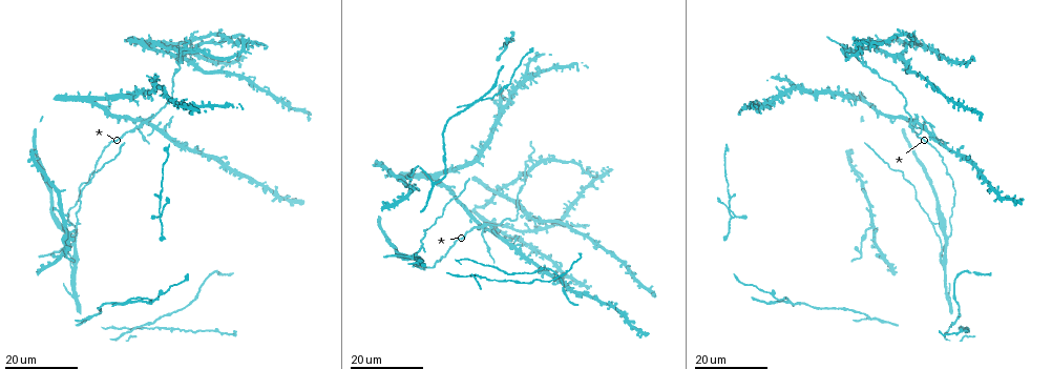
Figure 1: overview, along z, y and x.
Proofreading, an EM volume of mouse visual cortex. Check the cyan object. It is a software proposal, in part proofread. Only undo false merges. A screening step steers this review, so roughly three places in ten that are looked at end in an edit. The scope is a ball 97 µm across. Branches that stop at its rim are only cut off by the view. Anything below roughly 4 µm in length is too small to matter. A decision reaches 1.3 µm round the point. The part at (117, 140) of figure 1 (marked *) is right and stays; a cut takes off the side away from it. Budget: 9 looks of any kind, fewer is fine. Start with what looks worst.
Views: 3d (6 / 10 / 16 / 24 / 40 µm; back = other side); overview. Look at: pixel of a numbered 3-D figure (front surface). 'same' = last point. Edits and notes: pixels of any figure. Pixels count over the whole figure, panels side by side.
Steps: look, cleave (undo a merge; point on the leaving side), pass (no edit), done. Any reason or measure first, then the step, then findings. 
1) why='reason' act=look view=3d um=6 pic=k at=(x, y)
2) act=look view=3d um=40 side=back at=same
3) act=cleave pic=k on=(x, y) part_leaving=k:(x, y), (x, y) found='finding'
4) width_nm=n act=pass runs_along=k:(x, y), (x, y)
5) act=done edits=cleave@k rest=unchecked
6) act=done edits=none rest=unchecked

act=look view=3d um=24 pic=1 at=(935, 132)

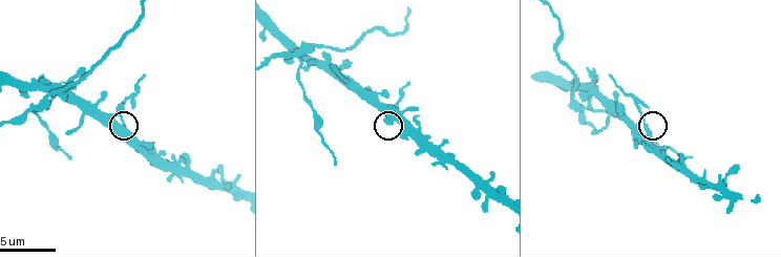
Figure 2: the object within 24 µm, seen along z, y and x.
act=look view=3d um=10 pic=2 at=(648, 128)

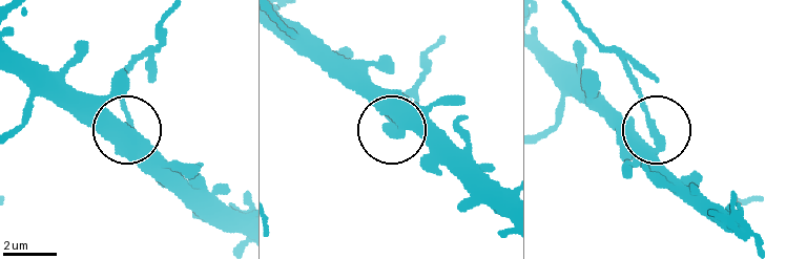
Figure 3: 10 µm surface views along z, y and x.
act=cleave pic=3 on=(125, 109) part_leaving=3:(656, 146), (638, 81), (581, 19) found='a second cell is stuck on'

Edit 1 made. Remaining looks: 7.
why='four-way junction' act=look view=3d um=16 pic=1 at=(530, 161)

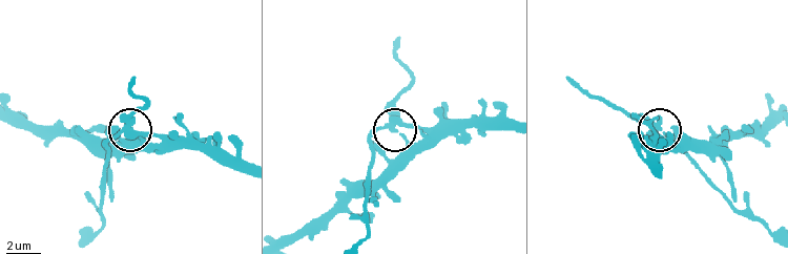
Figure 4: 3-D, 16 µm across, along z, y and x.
act=look view=3d um=10 pic=4 at=(131, 129)

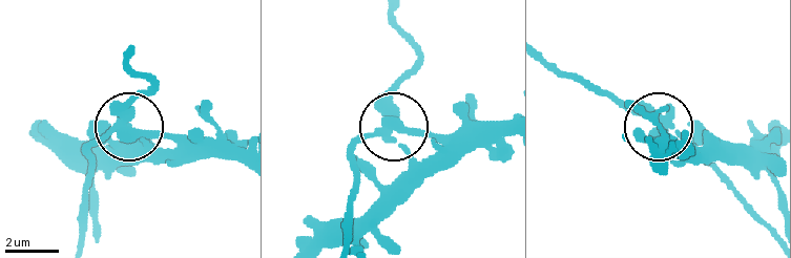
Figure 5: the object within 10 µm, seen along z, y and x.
width_nm=370 act=pass found='continuous, no second cell'

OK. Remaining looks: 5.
why='looks like a crossing' act=look view=3d um=24 pic=1 at=(474, 102)

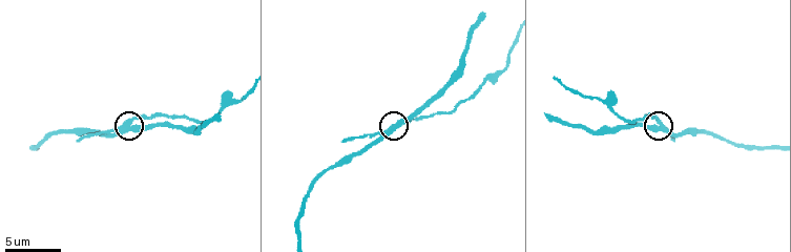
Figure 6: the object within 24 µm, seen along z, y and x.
act=look view=3d um=6 pic=6 at=(396, 124)

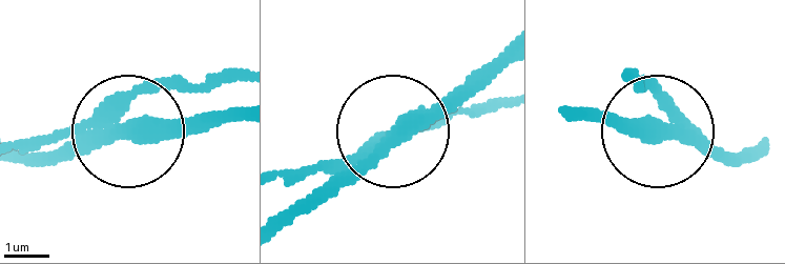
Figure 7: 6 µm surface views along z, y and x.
act=look view=3d um=6 side=back pic=7 at=(665, 130)

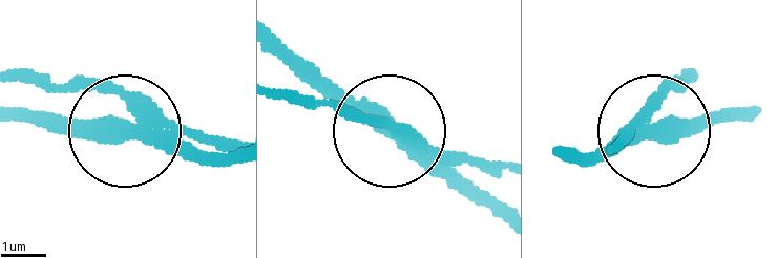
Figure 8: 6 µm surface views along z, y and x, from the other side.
width_nm=330 act=cleave pic=8 on=(116, 86) part_leaving=8:(154, 125), (102, 94), (12, 83) found='two cells meet here'

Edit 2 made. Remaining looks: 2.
why='branch point' act=look view=3d um=10 pic=2 at=(34, 108)

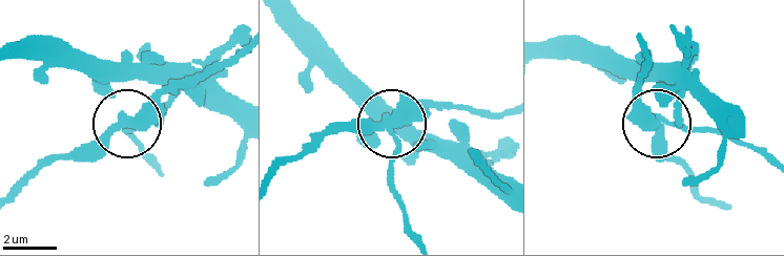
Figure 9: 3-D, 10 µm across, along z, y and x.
why='from behind' act=look view=3d um=10 side=back pic=9 at=(398, 122)

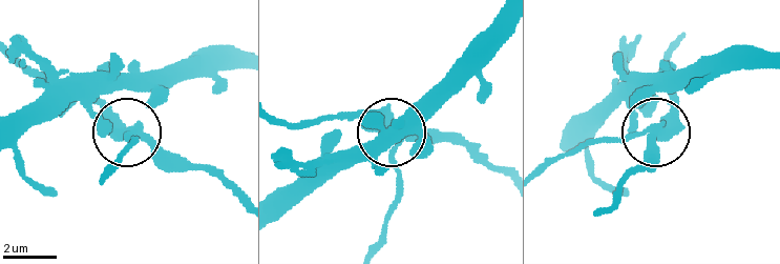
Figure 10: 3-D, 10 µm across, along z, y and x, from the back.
act=cleave pic=10 on=(399, 175) part_leaving=10:(133, 125), (133, 139), (112, 173) found='a second cell is stuck on'

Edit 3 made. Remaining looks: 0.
act=done edits=cleave@3,cleave@8,cleave@10 rest=unchecked

